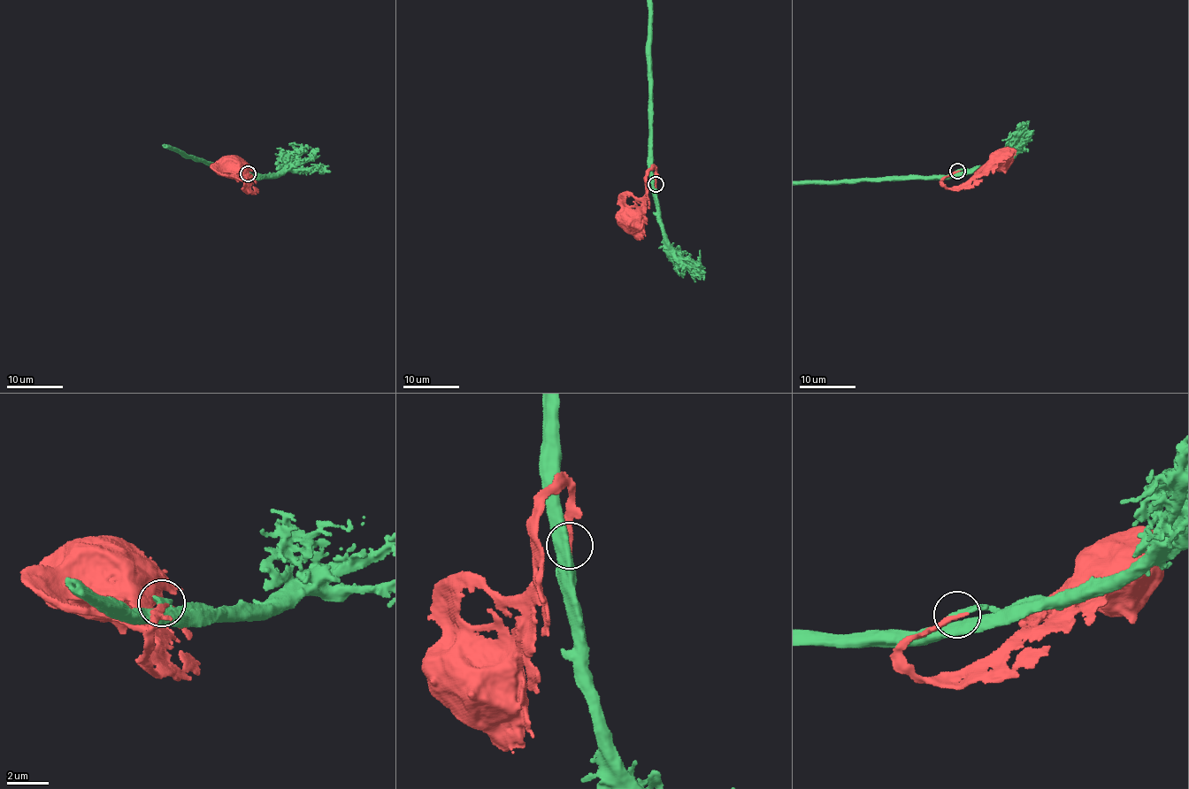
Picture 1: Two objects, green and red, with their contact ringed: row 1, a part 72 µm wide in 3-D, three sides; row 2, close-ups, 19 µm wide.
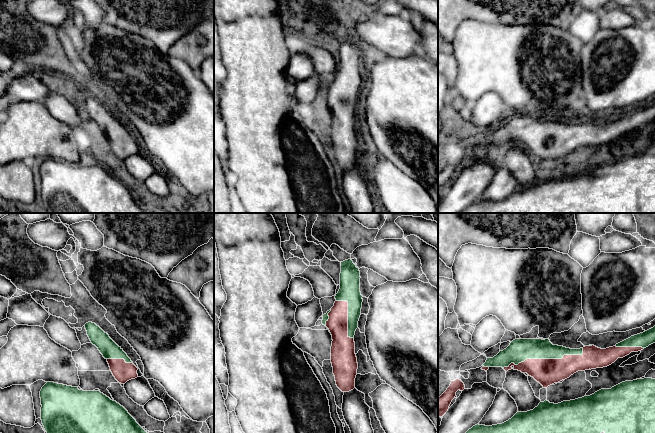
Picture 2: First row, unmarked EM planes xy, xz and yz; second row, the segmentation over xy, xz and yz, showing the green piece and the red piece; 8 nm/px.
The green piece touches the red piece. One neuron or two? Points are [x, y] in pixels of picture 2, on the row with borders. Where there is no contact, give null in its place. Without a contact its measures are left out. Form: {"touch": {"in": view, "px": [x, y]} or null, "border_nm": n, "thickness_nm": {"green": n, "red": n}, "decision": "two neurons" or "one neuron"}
{"touch": {"in": "yz", "px": [545, 358]}, "border_nm": 650, "thickness_nm": {"green": 180, "red": 200}, "decision": "one neuron"}

